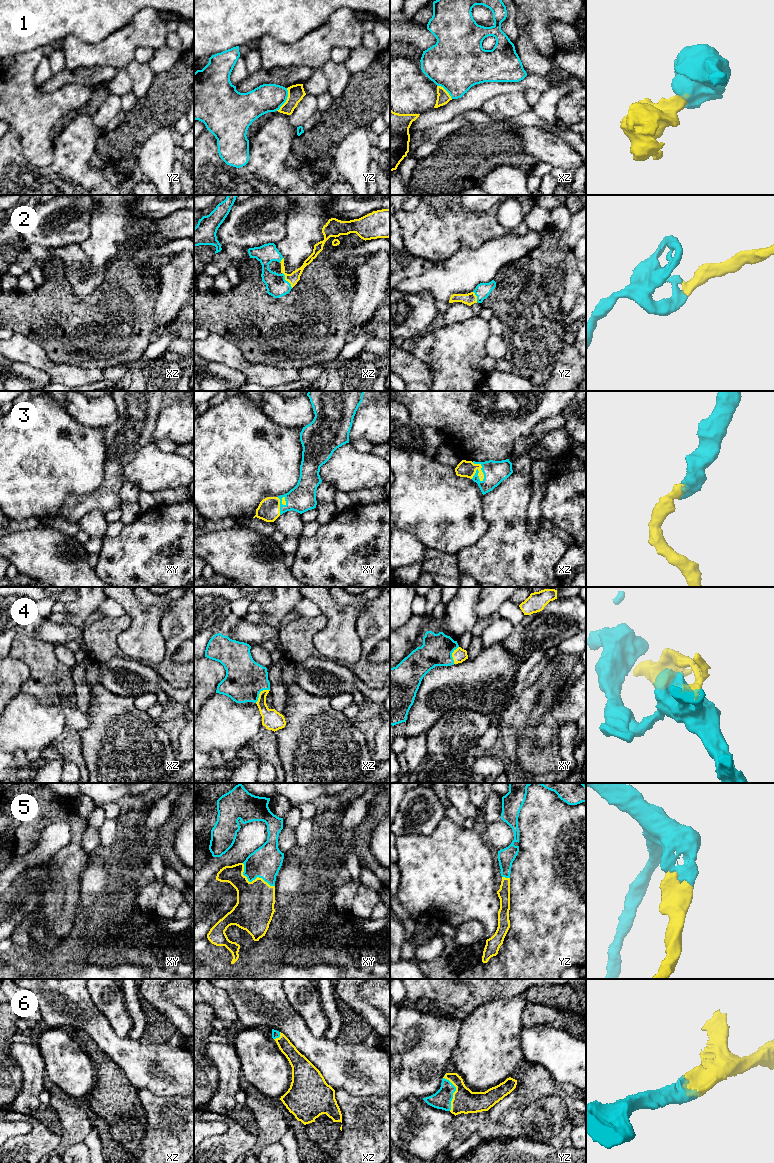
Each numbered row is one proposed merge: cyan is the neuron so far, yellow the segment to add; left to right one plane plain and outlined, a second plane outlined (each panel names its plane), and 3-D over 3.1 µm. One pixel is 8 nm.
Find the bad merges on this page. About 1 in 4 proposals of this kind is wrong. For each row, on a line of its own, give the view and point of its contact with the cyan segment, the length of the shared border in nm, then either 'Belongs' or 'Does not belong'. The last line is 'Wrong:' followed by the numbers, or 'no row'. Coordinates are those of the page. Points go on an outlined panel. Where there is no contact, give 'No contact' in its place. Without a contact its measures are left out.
1: Touches cyan at yz (286, 99). Shared border 200 nm. Does not belong
2: Touches cyan at xz (285, 280). Shared border 150 nm. Belongs
3: Touches cyan at xz (481, 469). Shared border 180 nm. Belongs
4: Touches cyan at xz (259, 693). Shared border 160 nm. Belongs
5: Touches cyan at xy (253, 879). Shared border 320 nm. Belongs
6: Touches cyan at yz (454, 1091). Shared border 300 nm. Belongs
Wrong: 1

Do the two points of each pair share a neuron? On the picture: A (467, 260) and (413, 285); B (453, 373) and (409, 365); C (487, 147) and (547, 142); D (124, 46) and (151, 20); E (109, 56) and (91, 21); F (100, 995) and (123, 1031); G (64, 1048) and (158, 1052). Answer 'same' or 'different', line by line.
A: same
B: different
C: different
D: same
E: different
F: same
G: different

